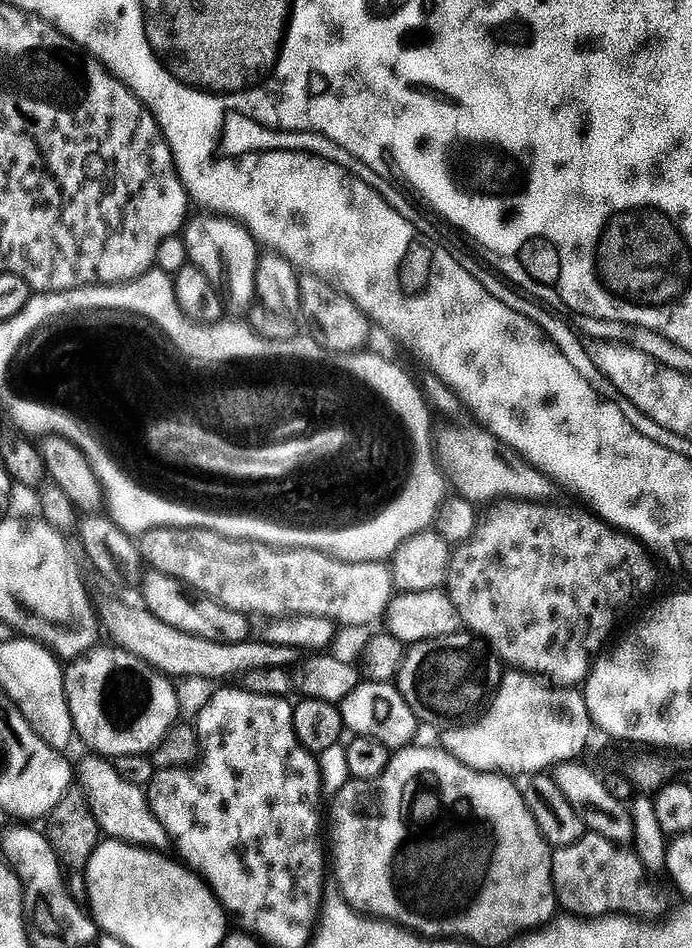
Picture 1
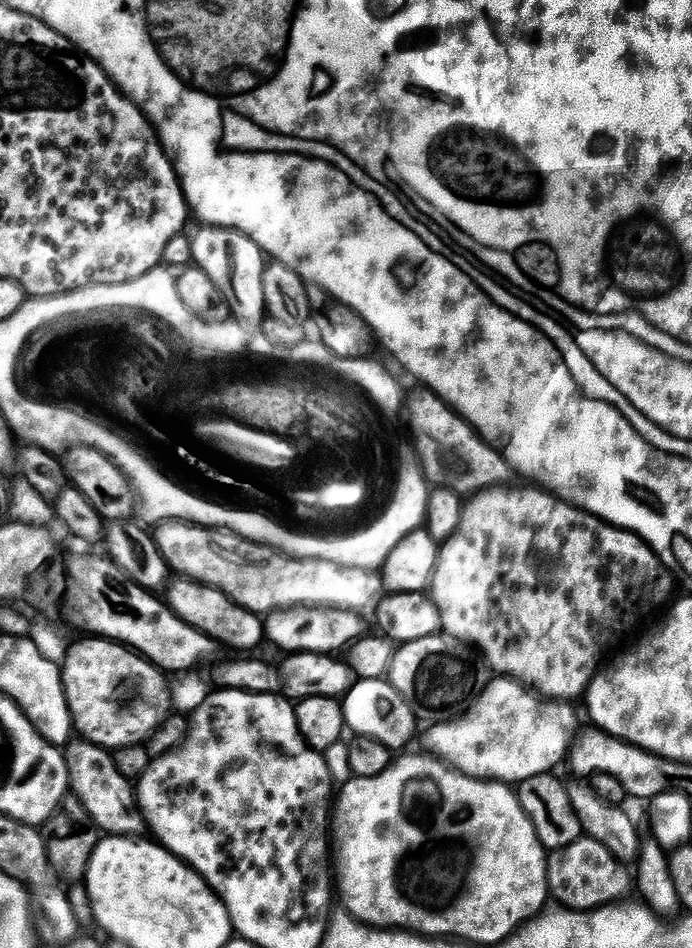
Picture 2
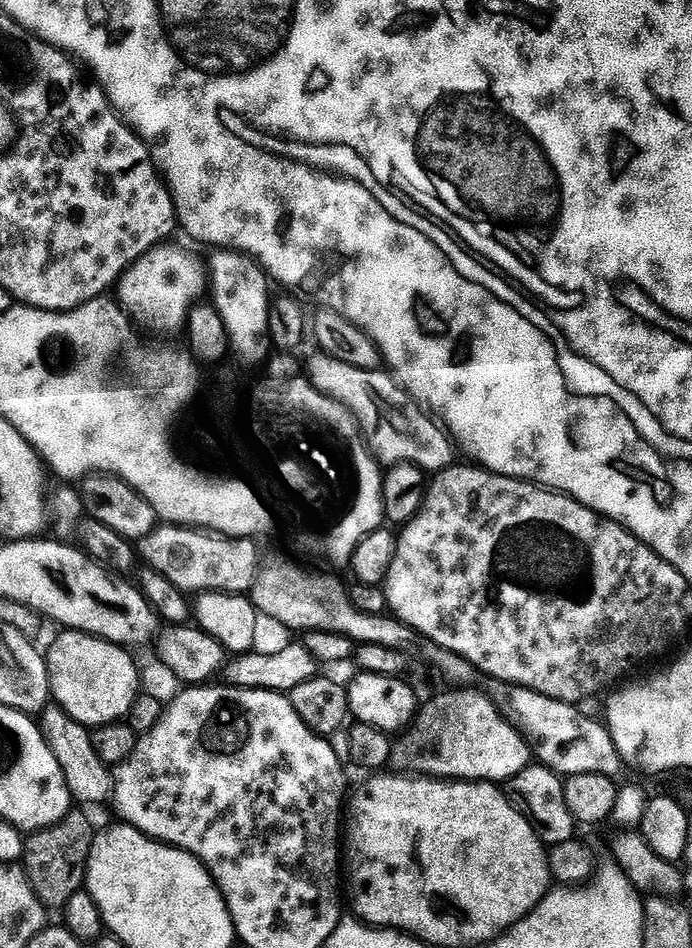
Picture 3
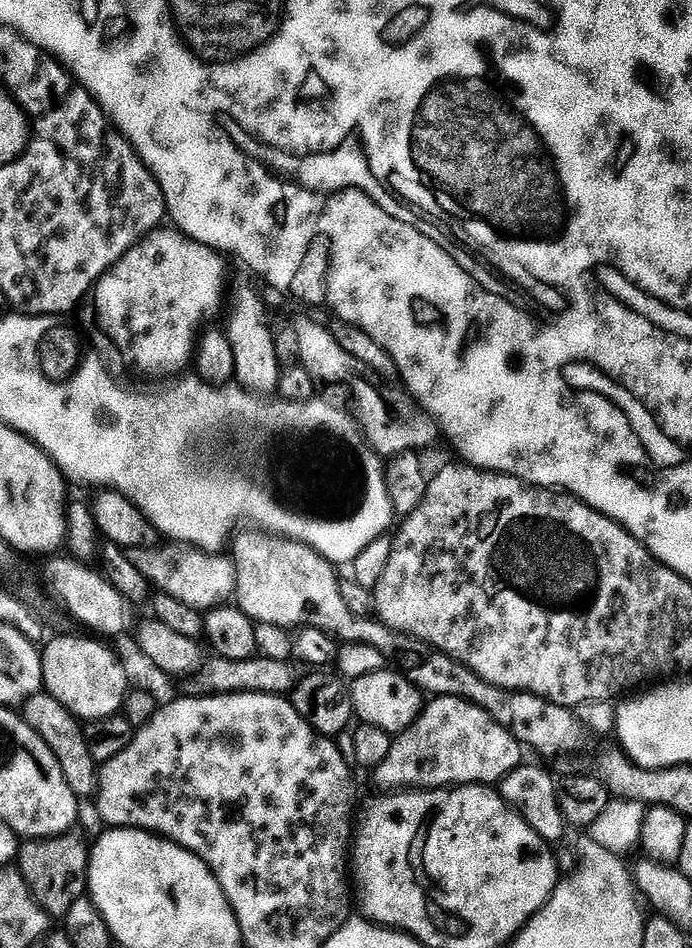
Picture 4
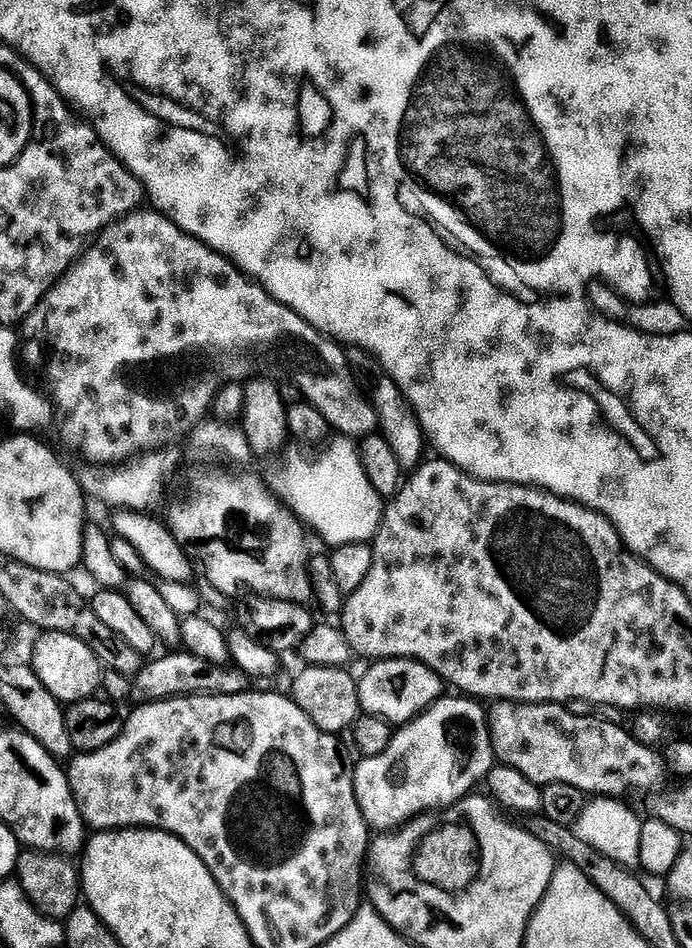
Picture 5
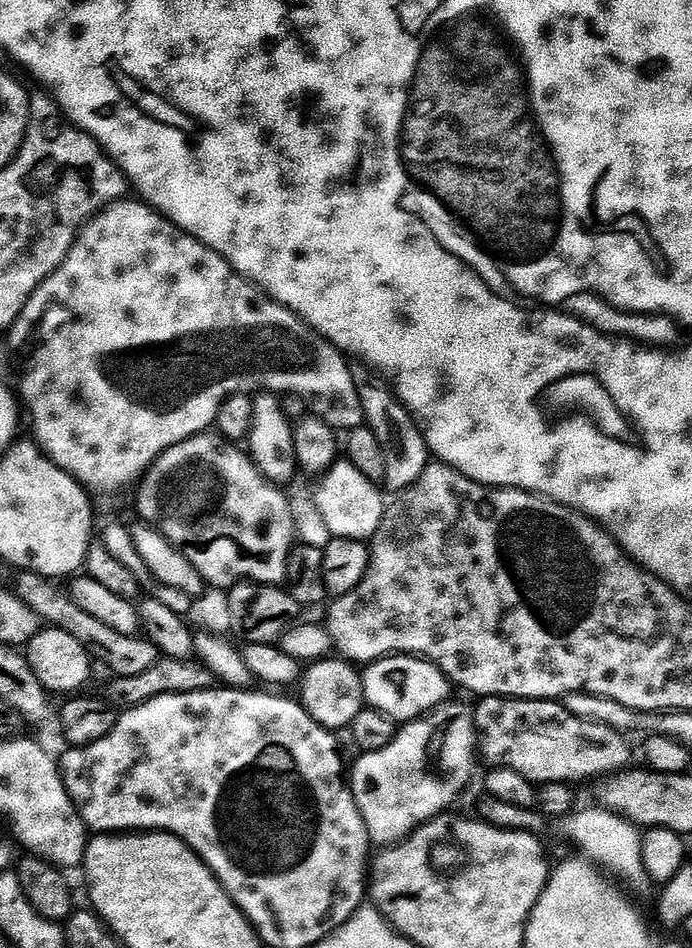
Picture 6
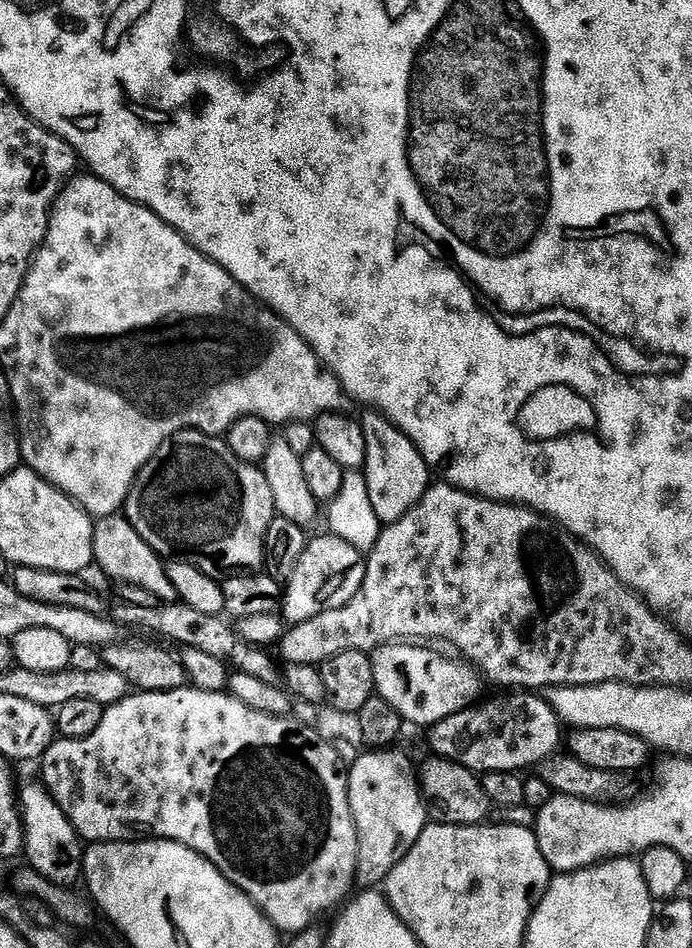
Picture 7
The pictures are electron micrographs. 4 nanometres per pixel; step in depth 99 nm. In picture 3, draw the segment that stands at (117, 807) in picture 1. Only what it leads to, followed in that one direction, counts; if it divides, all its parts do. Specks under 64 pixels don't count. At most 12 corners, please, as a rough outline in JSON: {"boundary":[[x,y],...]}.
{"boundary":[[59,706],[44,738],[73,801],[109,803],[114,772],[93,733]]}

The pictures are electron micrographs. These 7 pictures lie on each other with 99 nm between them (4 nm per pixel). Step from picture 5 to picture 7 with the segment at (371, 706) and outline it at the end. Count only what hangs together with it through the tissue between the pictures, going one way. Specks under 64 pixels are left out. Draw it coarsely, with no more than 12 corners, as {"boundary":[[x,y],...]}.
{"boundary":[[393,642],[371,653],[376,692],[409,725],[481,699],[471,663]]}

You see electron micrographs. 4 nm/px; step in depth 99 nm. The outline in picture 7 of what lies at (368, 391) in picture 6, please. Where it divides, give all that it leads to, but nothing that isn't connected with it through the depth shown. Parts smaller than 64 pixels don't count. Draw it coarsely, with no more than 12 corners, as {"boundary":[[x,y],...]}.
{"boundary":[[381,412],[366,434],[366,494],[381,525],[419,502],[430,483],[420,451]]}

